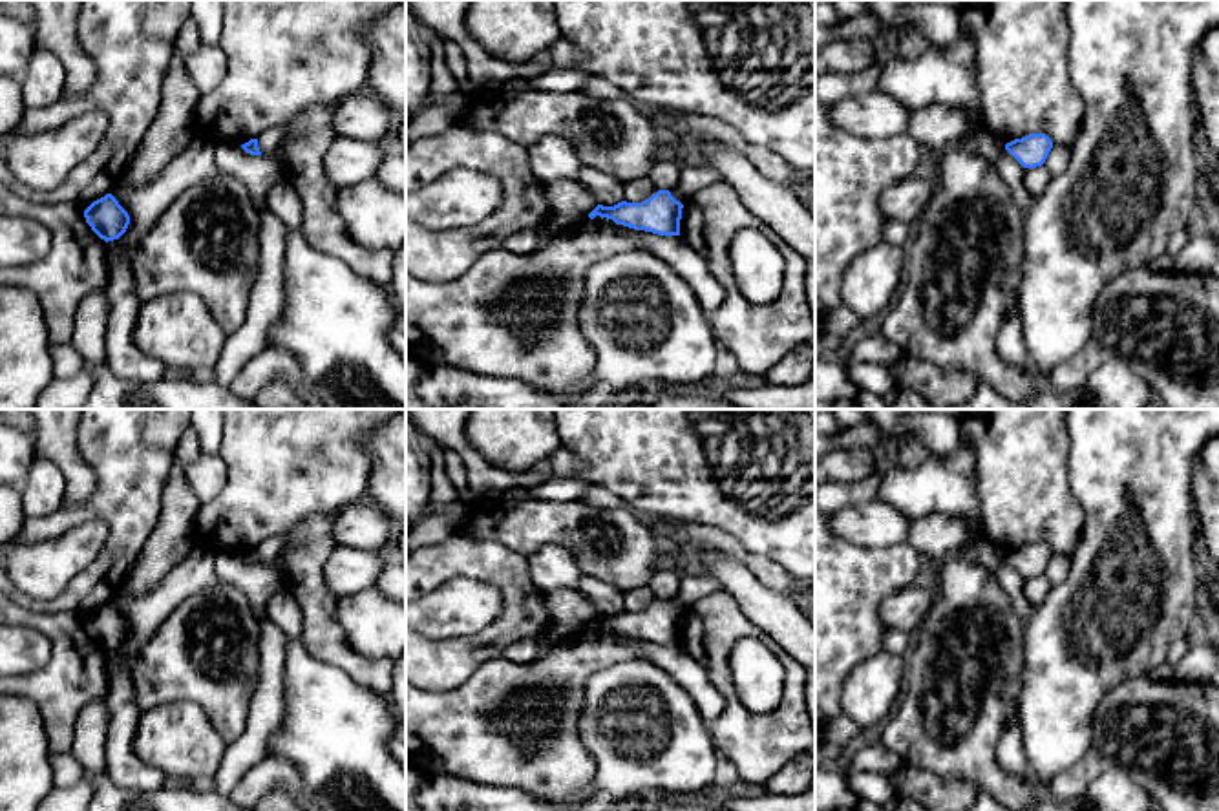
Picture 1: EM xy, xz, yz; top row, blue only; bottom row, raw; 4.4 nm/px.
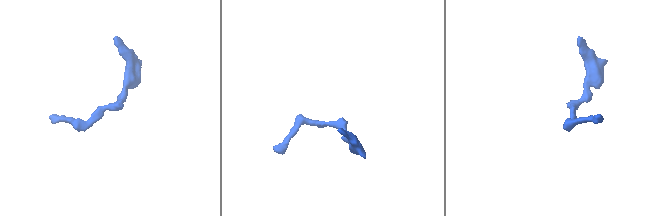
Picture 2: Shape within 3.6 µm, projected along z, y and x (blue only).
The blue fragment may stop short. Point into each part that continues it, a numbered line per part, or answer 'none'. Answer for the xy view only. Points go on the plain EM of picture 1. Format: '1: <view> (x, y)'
1: xy (273, 547)

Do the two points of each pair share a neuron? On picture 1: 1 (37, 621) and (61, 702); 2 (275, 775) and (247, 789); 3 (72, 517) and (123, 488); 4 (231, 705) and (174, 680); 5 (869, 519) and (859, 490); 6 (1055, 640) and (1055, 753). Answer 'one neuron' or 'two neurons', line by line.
1: one neuron
2: one neuron
3: one neuron
4: one neuron
5: two neurons
6: one neuron

